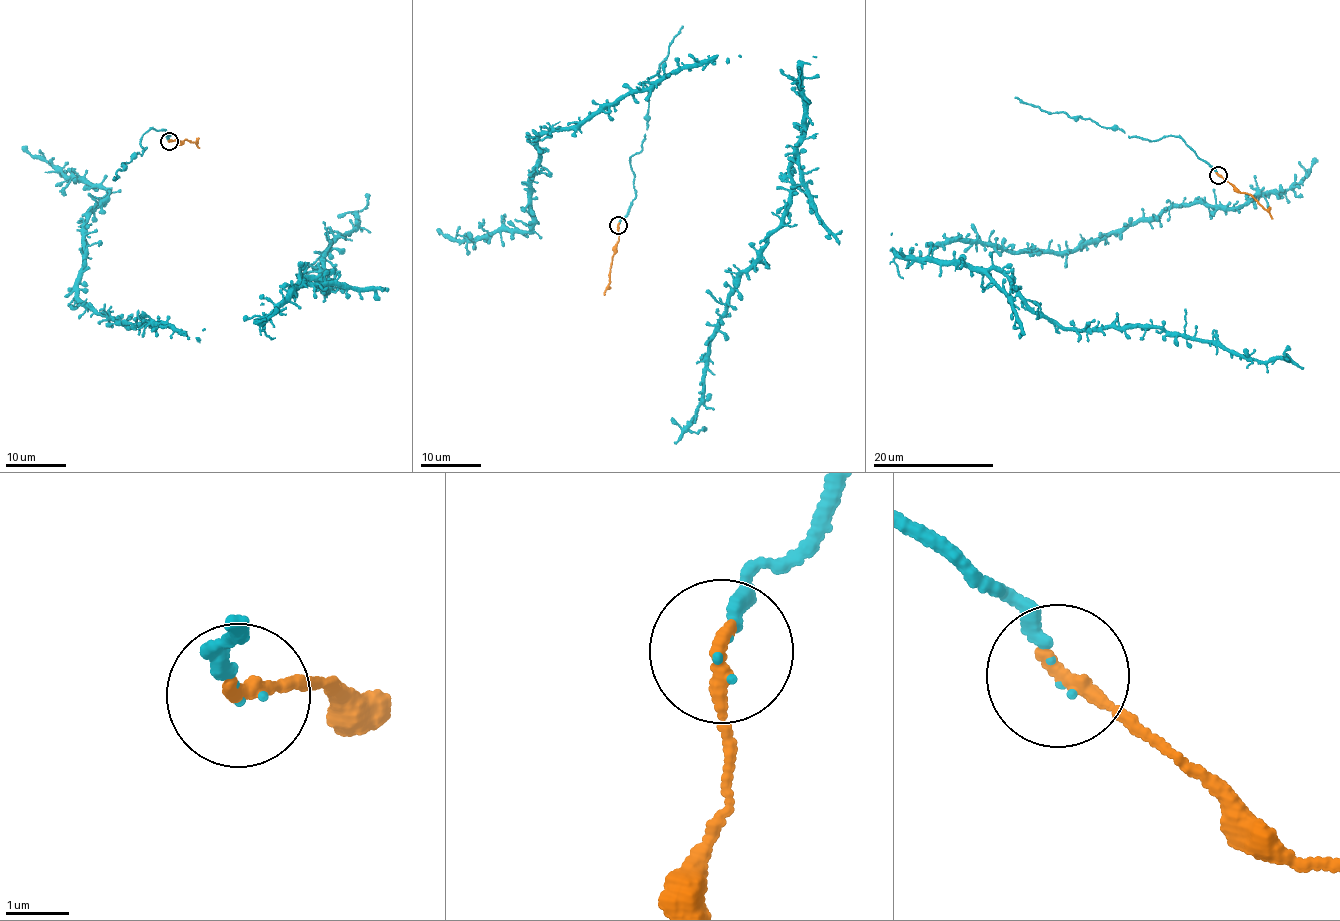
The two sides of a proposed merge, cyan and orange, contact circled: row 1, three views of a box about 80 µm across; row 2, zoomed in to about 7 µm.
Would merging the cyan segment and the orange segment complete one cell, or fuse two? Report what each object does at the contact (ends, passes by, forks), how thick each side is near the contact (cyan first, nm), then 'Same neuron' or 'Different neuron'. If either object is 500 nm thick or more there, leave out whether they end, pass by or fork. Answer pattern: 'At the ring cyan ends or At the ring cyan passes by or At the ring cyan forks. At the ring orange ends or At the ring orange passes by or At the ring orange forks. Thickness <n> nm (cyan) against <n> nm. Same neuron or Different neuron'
At the ring cyan ends. At the ring orange ends. Thickness 120 nm (cyan) against 260 nm. Same neuron

